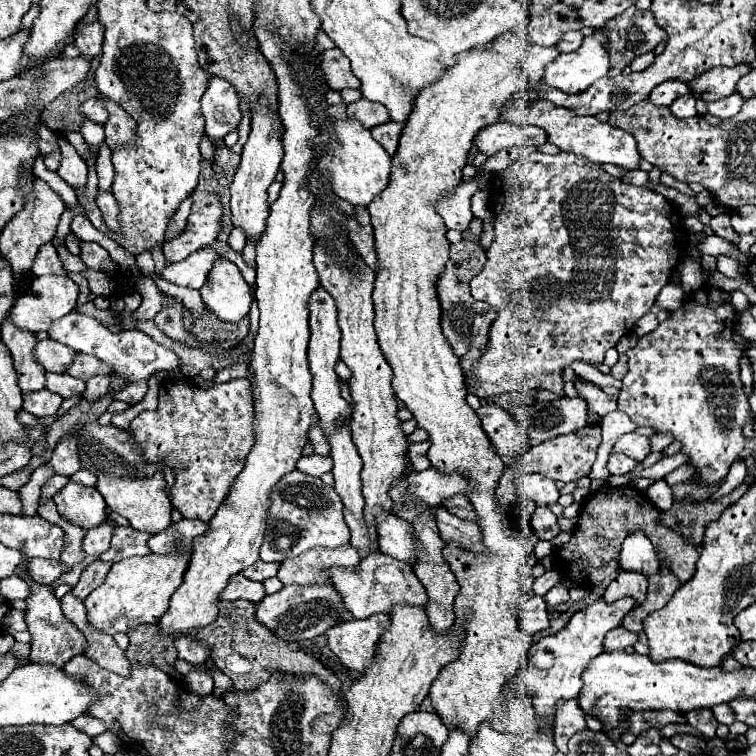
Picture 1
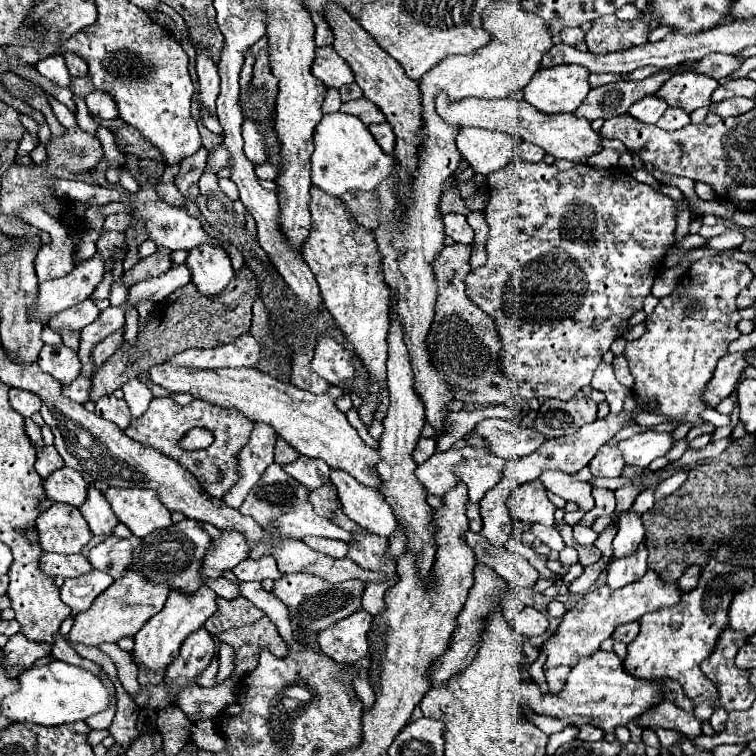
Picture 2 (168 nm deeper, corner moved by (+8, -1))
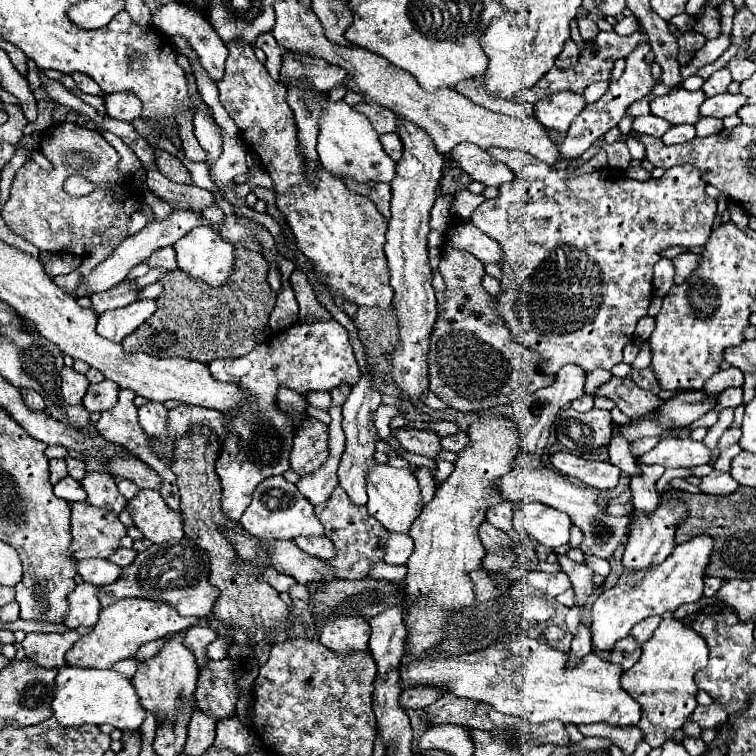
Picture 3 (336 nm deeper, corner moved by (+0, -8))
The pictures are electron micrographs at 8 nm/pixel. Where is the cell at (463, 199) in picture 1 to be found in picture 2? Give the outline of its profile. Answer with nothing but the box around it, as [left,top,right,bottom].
[443,213,473,243]

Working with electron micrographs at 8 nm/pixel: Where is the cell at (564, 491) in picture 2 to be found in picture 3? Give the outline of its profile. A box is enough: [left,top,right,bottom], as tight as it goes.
[441,432,469,452]

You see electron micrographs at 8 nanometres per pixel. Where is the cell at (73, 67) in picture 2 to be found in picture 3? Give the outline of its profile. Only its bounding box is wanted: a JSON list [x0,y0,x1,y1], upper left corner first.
[73,72,101,96]

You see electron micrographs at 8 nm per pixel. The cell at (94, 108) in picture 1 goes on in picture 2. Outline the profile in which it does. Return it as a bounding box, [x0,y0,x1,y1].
[85,91,117,121]

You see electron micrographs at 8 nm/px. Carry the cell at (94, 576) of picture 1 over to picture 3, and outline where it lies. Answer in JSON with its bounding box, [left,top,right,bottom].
[63,582,99,628]

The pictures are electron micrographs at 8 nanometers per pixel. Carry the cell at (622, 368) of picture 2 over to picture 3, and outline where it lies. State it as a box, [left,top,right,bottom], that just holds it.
[631,368,675,400]

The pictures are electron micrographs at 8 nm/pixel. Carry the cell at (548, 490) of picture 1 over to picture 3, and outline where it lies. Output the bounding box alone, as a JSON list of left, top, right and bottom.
[513,502,571,548]

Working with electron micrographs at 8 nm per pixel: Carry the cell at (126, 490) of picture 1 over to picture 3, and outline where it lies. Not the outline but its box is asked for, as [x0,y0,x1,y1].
[131,490,183,544]

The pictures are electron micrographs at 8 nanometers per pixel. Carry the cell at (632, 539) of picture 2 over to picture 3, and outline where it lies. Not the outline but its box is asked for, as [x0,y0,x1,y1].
[631,460,663,512]

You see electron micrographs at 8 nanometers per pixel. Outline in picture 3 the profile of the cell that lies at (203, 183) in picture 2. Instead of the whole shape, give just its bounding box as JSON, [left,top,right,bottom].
[203,204,225,224]

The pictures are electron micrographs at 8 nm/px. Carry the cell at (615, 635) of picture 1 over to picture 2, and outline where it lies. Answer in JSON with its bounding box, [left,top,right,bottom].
[613,621,639,645]

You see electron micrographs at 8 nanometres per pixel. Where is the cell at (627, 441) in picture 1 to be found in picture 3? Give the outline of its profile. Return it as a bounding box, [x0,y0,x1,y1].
[639,438,713,468]

